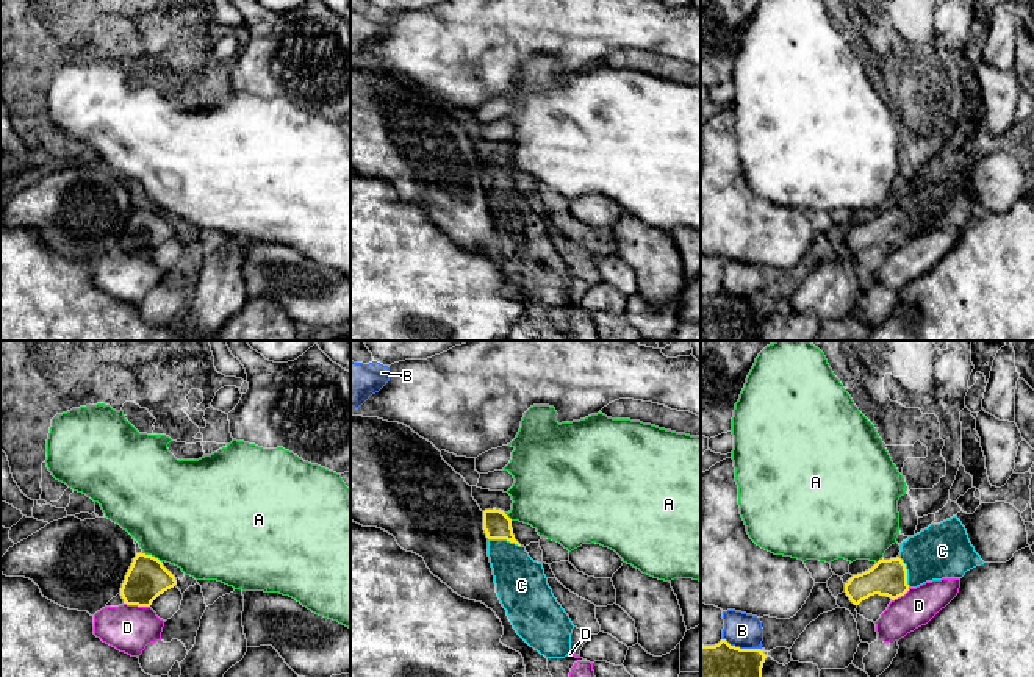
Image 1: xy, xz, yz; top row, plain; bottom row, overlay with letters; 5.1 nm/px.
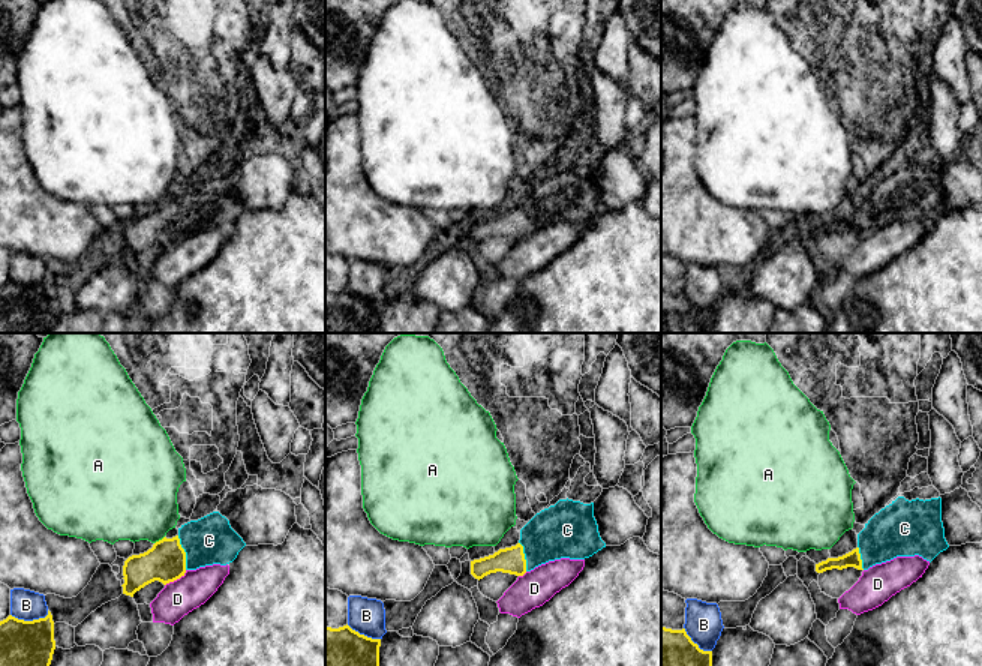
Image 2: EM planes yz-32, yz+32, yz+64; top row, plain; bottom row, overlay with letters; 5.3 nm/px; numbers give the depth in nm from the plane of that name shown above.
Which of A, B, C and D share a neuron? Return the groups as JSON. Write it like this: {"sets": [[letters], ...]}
{"sets": [["A"], ["B"], ["C"], ["D"]]}

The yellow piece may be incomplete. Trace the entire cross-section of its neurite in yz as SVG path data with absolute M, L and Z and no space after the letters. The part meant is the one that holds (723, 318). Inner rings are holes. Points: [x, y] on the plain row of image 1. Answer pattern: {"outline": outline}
{"outline": "M726 289L715 296L701 294L701 341L760 341L765 308L760 299L740 299Z"}

